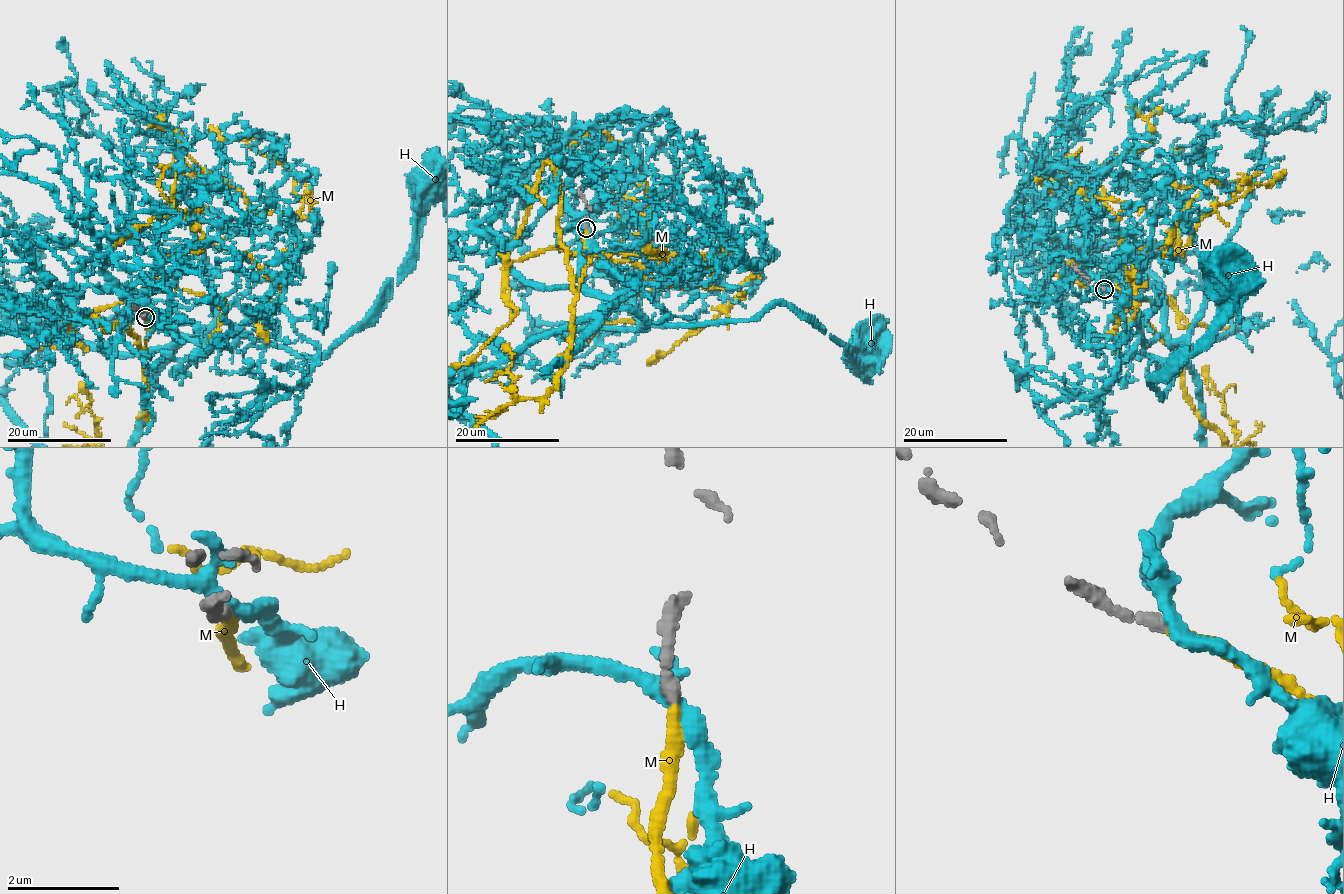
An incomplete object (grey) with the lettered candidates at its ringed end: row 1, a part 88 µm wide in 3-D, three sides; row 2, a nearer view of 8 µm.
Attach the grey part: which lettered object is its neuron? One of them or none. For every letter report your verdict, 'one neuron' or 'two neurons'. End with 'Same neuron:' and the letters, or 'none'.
H: two neurons
M: one neuron
Same neuron: M

